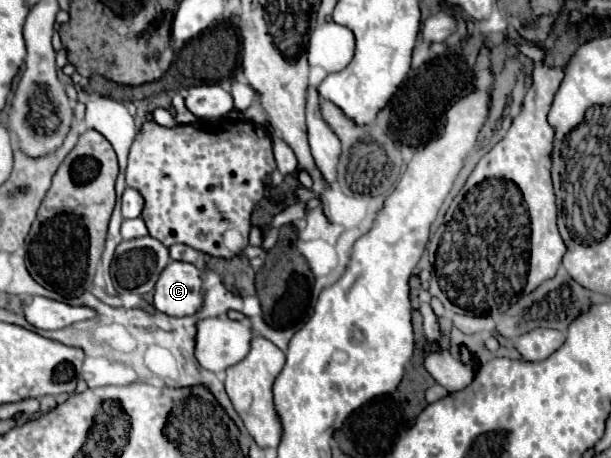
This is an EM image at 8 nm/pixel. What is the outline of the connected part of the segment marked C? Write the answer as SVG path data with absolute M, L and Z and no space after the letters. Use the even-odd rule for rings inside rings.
M171 261L155 285L155 309L165 315L191 315L201 307L201 271L185 261Z

